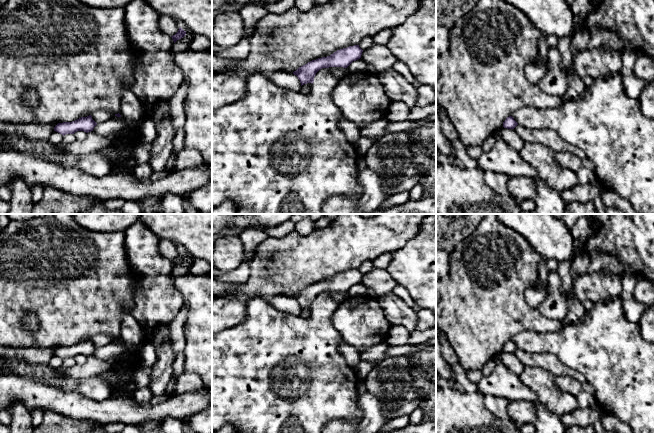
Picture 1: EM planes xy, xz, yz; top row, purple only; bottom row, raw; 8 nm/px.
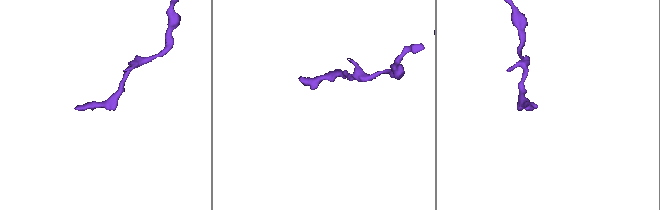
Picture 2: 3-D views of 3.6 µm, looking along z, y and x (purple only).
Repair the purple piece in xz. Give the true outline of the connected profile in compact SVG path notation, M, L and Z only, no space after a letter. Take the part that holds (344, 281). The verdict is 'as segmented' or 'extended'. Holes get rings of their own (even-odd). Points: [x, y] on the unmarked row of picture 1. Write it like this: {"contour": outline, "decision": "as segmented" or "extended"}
{"contour": "M359 269L349 270L347 272L337 274L330 280L312 284L299 291L293 296L293 298L298 301L301 310L307 307L313 308L314 301L320 293L329 291L347 292L353 285L361 282L362 276L363 274Z", "decision": "as segmented"}

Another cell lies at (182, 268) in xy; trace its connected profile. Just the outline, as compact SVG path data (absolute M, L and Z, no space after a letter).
M180 249L180 251L186 256L186 259L173 268L171 277L174 280L182 275L188 274L189 268L192 266L196 259L190 252L183 249Z

